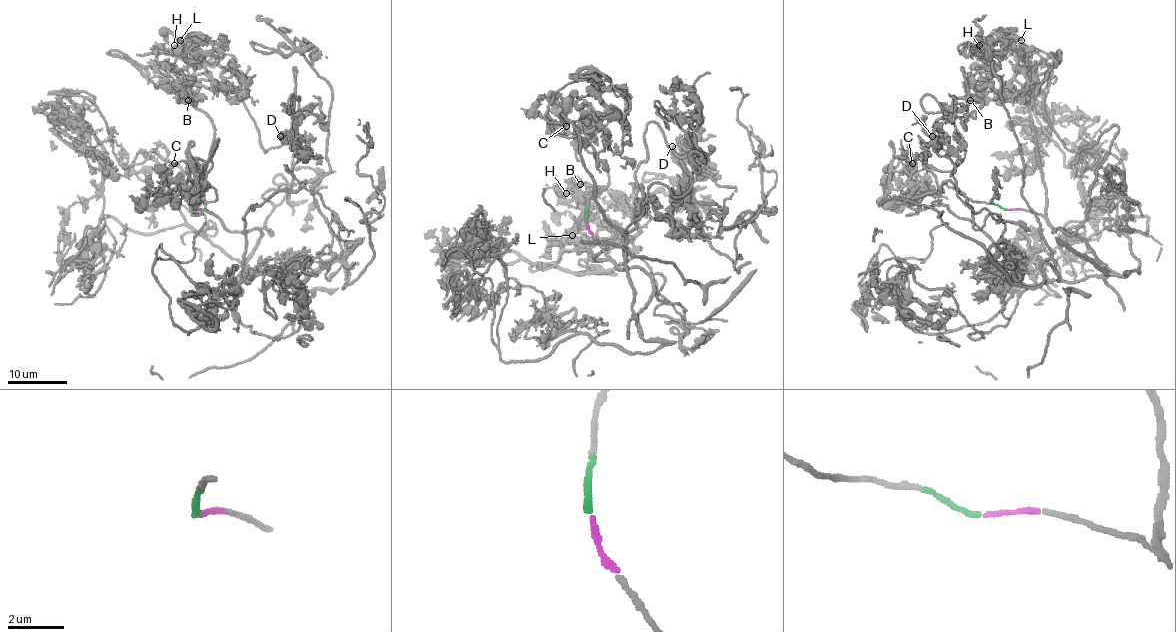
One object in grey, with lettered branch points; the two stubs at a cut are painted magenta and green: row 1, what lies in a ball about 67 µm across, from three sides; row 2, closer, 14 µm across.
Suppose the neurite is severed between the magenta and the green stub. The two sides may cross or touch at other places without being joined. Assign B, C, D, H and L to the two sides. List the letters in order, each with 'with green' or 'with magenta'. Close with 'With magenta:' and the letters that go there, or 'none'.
B: with magenta
C: with green
D: with magenta
H: with magenta
L: with magenta
With magenta: B, D, H, L

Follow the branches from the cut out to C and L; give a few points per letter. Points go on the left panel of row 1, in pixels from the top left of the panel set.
C: (194, 209), (217, 194), (203, 183), (203, 193), (193, 193), (197, 187), (188, 166), (182, 160), (173, 163)
L: (194, 209), (215, 215), (202, 183), (214, 138), (212, 121), (157, 60), (160, 48), (182, 56), (179, 41)

